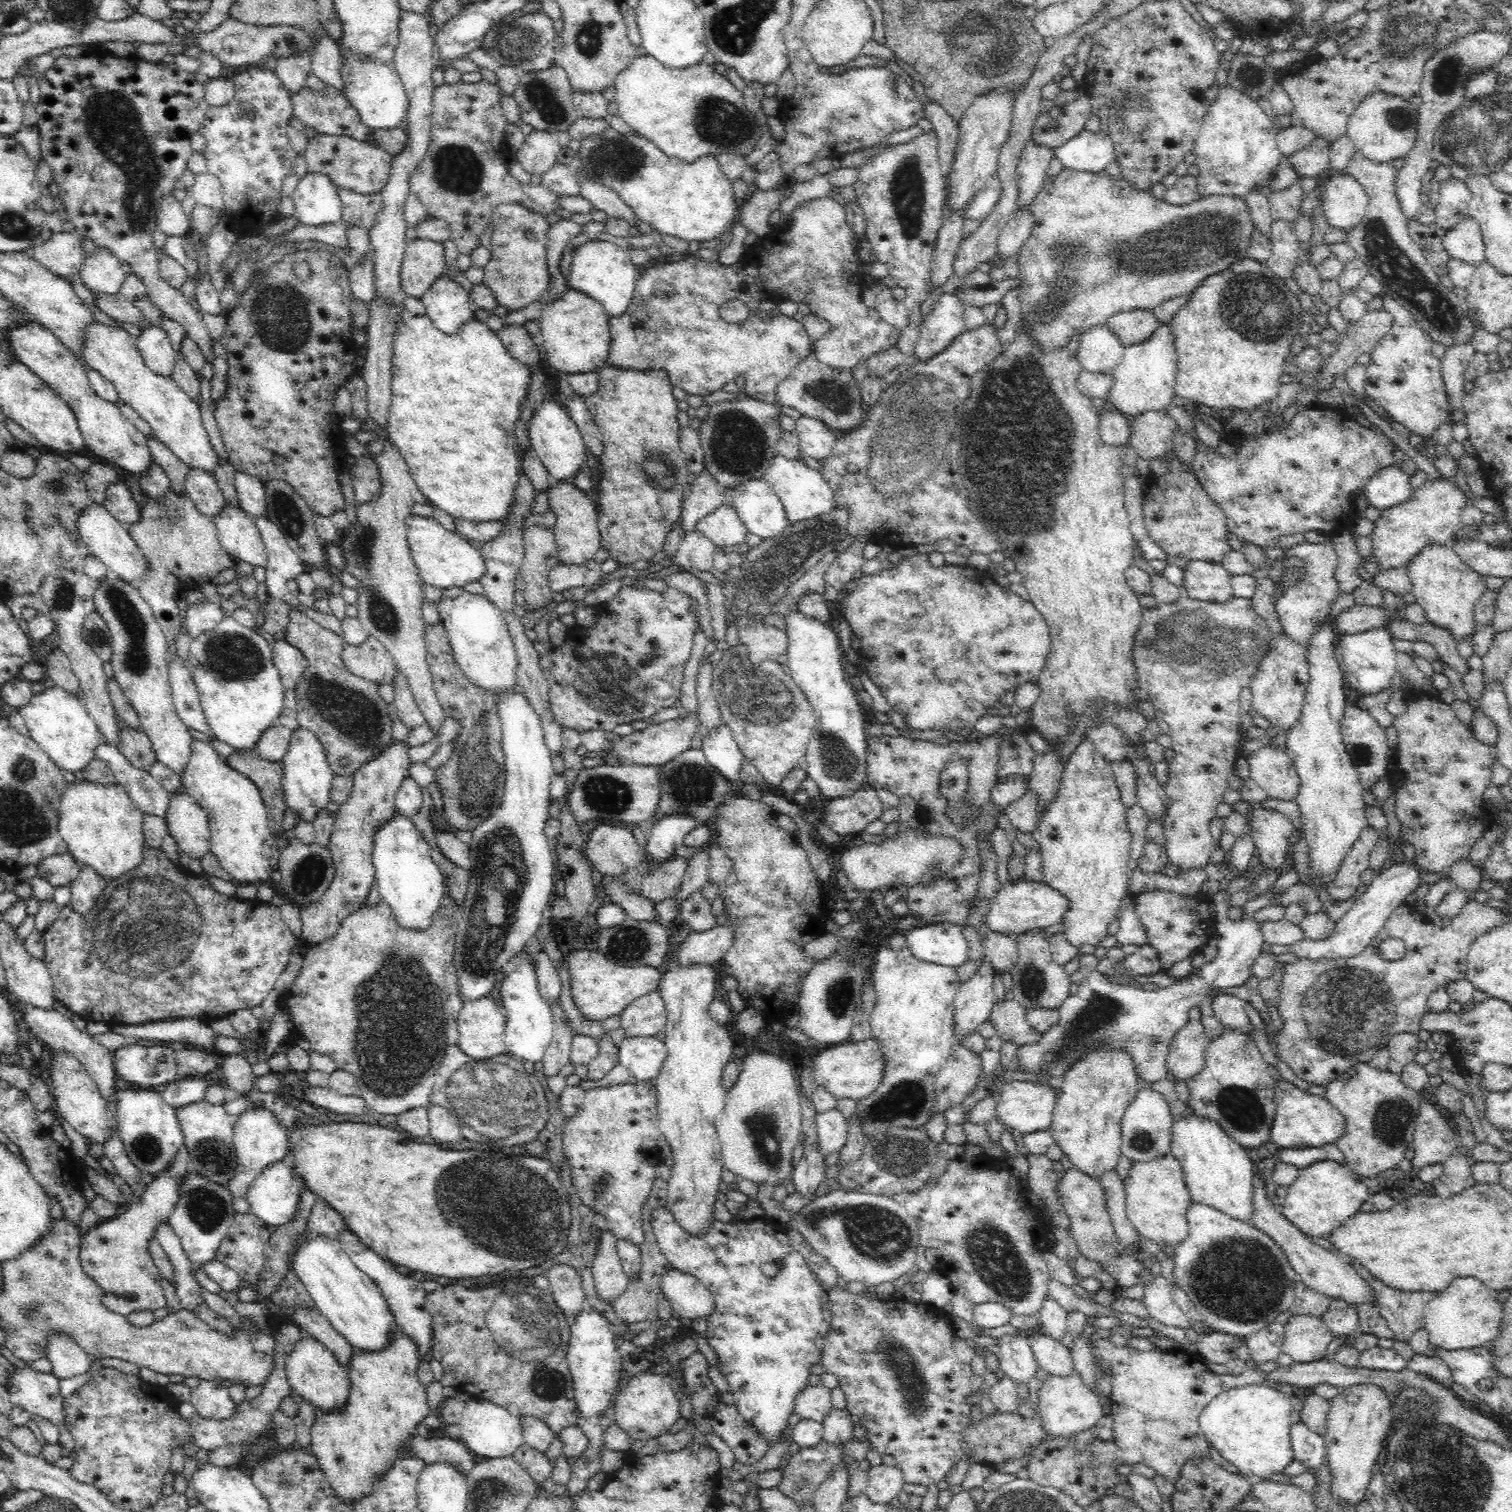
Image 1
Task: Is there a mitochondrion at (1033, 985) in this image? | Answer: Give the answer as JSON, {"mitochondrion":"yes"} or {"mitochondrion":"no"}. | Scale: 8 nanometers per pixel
{"mitochondrion":"yes"}

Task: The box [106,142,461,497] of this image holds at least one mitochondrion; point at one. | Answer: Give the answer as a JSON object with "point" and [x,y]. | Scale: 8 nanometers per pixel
{"point":[276,307]}

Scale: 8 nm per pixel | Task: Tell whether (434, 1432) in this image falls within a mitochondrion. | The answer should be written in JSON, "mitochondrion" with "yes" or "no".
{"mitochondrion":"no"}

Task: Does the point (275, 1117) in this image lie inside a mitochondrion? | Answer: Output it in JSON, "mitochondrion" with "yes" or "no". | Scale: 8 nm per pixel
{"mitochondrion":"no"}

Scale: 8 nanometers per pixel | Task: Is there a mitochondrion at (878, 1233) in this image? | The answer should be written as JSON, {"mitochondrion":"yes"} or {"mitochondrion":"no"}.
{"mitochondrion":"yes"}

